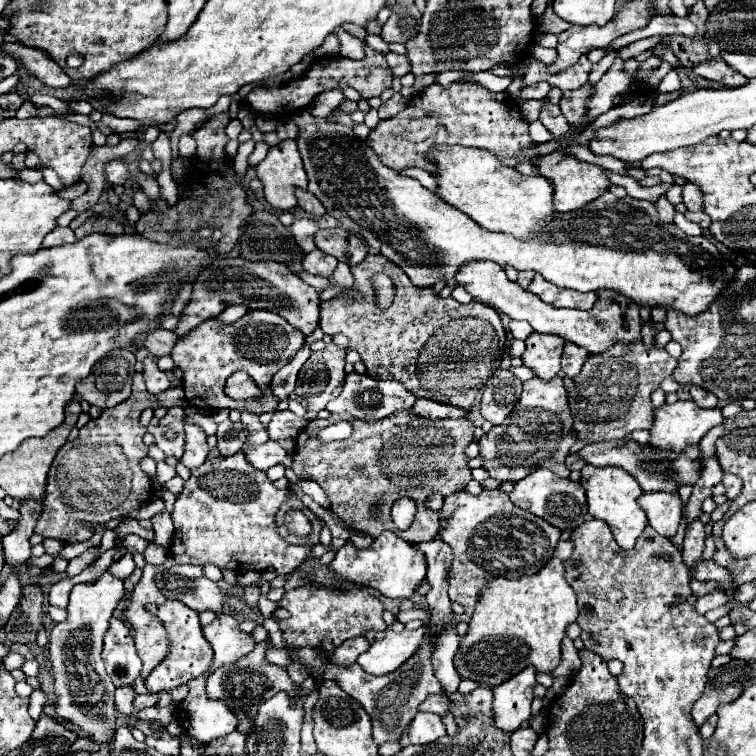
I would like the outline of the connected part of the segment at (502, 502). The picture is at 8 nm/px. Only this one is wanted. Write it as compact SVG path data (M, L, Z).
M466 490L446 496L442 508L438 538L452 548L452 566L448 572L448 596L460 602L466 612L474 610L482 586L498 576L522 578L544 568L560 540L560 530L536 518L528 510L516 508L502 490L482 490L478 496Z

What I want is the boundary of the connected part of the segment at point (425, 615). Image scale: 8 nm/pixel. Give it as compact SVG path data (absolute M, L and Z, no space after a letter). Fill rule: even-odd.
M414 608L414 610L408 610L408 612L400 612L398 614L398 618L408 618L408 620L412 620L412 618L418 618L418 620L424 620L424 624L426 626L430 626L430 612L426 612L426 610L420 610L420 608Z

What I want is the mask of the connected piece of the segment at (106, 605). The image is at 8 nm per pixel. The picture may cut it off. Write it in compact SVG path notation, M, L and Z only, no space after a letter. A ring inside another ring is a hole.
M108 572L92 584L76 584L70 592L68 618L56 624L48 640L48 656L52 662L56 714L76 724L96 744L112 742L116 732L116 708L114 708L114 684L104 670L102 662L102 638L108 630L108 620L114 608L124 596L124 582Z

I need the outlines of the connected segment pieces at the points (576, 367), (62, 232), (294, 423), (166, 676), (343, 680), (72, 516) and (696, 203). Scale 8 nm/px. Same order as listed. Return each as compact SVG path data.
M566 342L564 344L564 354L562 354L562 370L564 370L564 374L574 378L580 372L582 364L588 360L588 356L590 354L584 348L580 348L580 346L572 344L572 342Z
M54 228L46 238L44 238L44 244L48 246L48 248L52 248L52 246L58 246L58 244L64 244L64 242L76 242L76 236L74 236L74 232L72 232L72 228Z
M274 412L268 434L272 440L282 440L286 436L298 436L304 428L304 418L298 418L294 412Z
M166 602L164 606L146 604L146 610L156 614L158 618L162 618L162 624L172 638L172 650L168 652L168 658L164 658L162 664L158 664L146 678L148 692L172 690L174 686L182 686L182 684L202 676L204 672L208 672L208 668L212 664L212 646L204 640L198 612L192 612L192 608L188 608L186 604L180 604L180 602Z
M426 636L424 642L422 642L422 646L420 646L420 650L404 666L400 666L392 674L372 676L372 674L366 674L358 664L342 668L342 666L336 666L332 662L324 664L324 668L322 668L320 674L326 680L336 680L338 678L338 686L346 694L350 694L354 700L358 700L362 704L362 708L368 712L368 716L372 720L374 742L380 746L384 742L398 742L402 738L402 734L406 732L406 726L410 726L410 722L414 720L420 702L426 700L428 694L444 692L440 688L440 682L434 676L430 654L432 654L432 642Z
M168 388L160 394L150 394L148 390L132 390L130 398L114 408L102 410L100 418L90 420L80 428L80 436L74 442L66 442L50 468L48 486L44 496L44 510L34 528L36 534L44 538L56 538L66 544L84 542L92 538L92 524L106 524L152 496L152 482L140 468L140 458L148 456L148 446L142 442L144 426L140 426L140 414L146 408L156 408L158 404L176 404L186 408L186 396L182 388Z
M684 184L682 186L682 202L690 212L702 210L702 192L694 184Z

